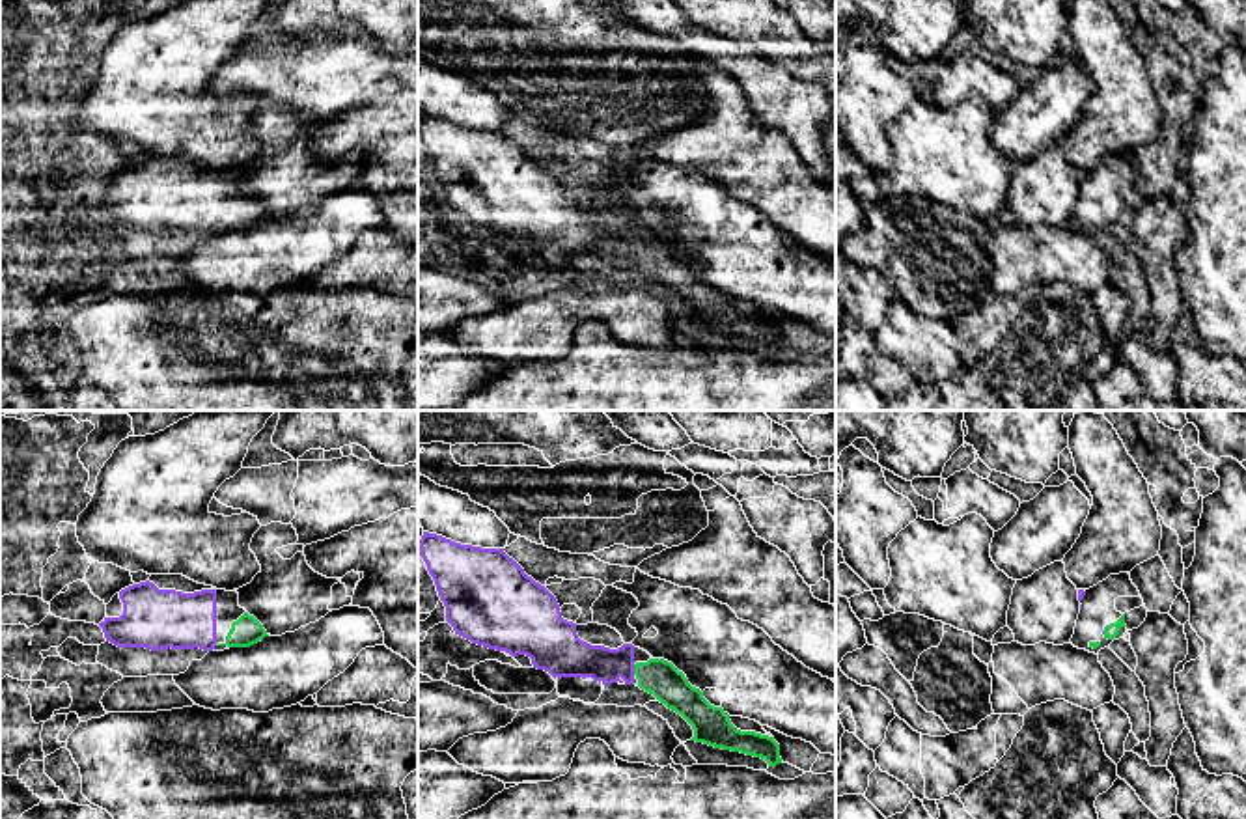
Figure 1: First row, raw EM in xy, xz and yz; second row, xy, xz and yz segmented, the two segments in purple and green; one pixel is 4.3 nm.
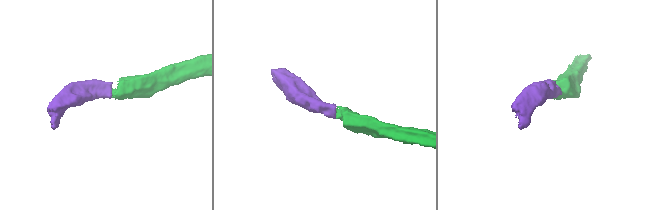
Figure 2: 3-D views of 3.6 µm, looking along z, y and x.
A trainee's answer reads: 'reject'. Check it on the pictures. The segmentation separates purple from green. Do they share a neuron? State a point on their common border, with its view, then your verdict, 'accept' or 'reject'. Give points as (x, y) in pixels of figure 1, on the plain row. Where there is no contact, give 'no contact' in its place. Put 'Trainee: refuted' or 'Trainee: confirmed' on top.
Trainee: refuted
meets purple in xz at (633, 252); accept

